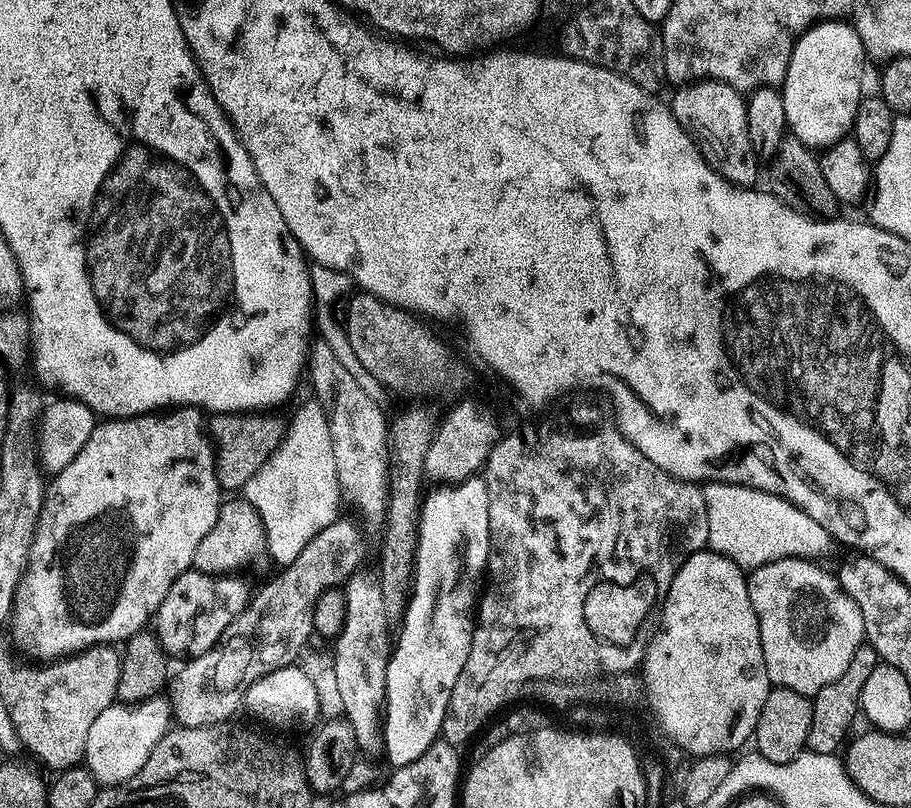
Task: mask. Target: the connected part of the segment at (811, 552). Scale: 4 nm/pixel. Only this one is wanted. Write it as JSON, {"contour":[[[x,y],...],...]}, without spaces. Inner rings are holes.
{"contour":[[[713,484],[703,485],[706,498],[706,522],[708,523],[707,547],[711,551],[730,558],[738,567],[745,570],[761,568],[775,560],[812,560],[820,558],[828,547],[833,547],[834,541],[828,532],[810,514],[806,514],[798,506],[790,501],[775,496],[769,492],[763,492],[757,488],[747,488],[741,484]]]}

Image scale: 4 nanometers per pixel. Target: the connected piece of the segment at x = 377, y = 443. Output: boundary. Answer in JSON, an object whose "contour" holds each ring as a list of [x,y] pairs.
{"contour":[[[320,338],[311,347],[310,376],[320,388],[336,392],[330,404],[330,434],[334,446],[334,466],[338,470],[340,495],[368,520],[376,520],[388,510],[390,489],[390,420],[384,417],[380,404],[356,381],[349,365],[343,364],[328,341]]]}

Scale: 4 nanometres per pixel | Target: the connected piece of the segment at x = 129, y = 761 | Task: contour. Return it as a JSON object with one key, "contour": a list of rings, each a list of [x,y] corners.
{"contour":[[[149,698],[139,704],[113,702],[106,710],[102,710],[102,714],[94,718],[94,723],[90,726],[90,734],[86,734],[86,750],[83,758],[83,763],[97,785],[111,786],[134,778],[134,774],[138,774],[138,770],[146,766],[146,758],[150,758],[154,746],[158,746],[158,742],[170,731],[173,720],[171,703],[164,698]]]}

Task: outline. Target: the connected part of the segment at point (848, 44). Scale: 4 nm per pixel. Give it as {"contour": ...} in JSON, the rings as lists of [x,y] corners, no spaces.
{"contour":[[[826,20],[807,28],[796,40],[782,85],[786,106],[786,128],[797,136],[807,148],[823,150],[845,139],[852,131],[854,114],[862,99],[860,79],[864,76],[866,53],[855,27],[844,20]]]}

